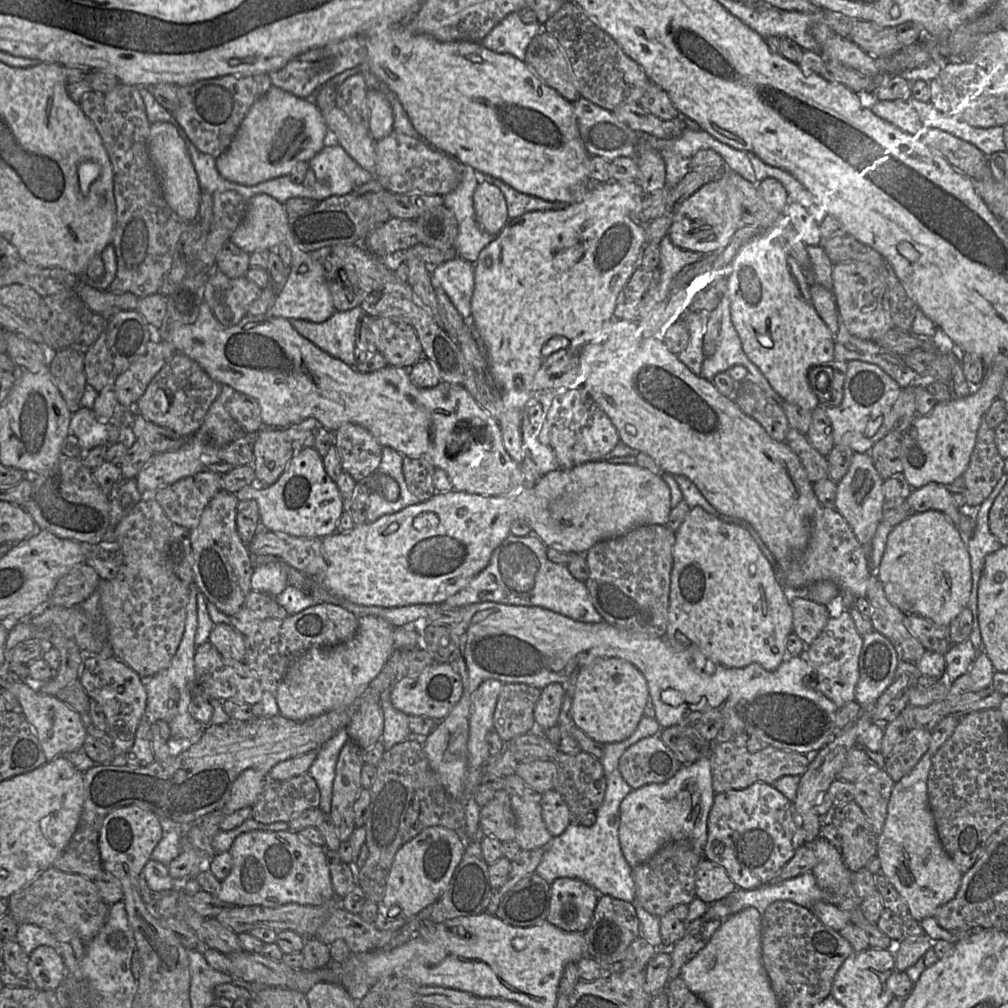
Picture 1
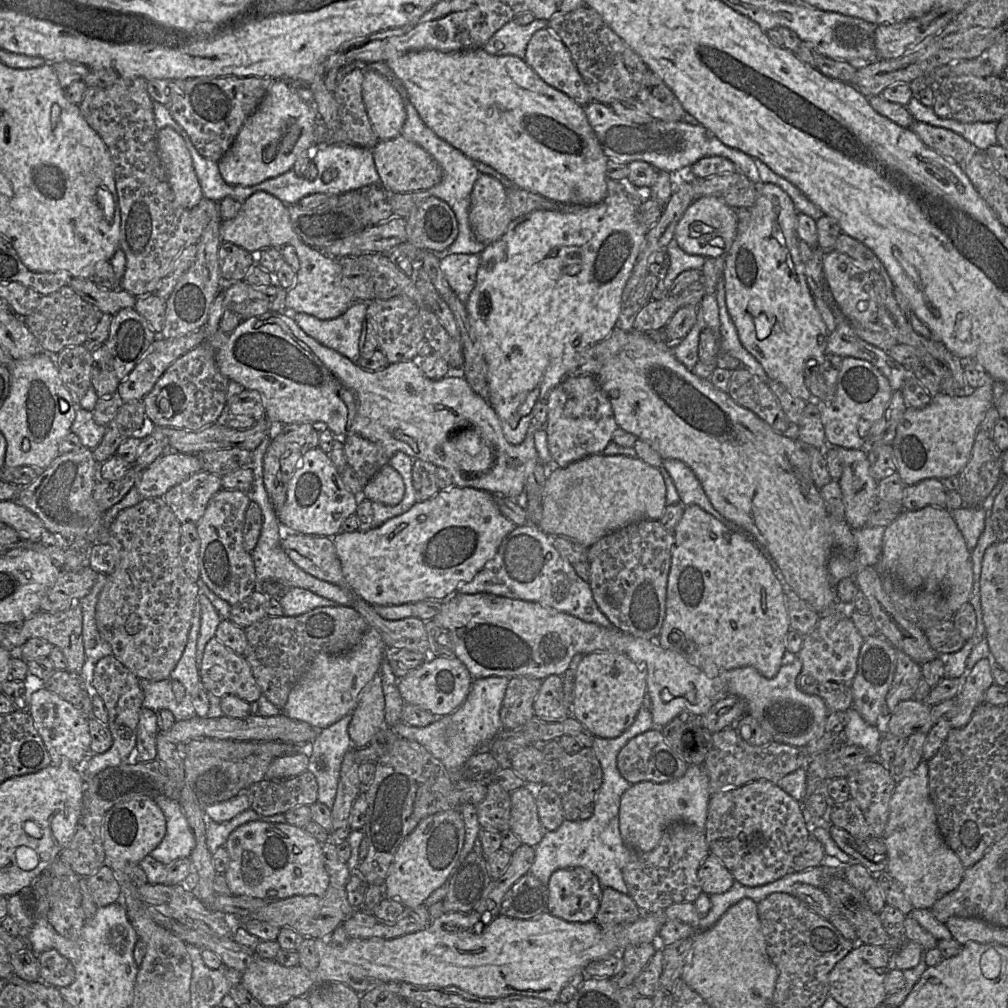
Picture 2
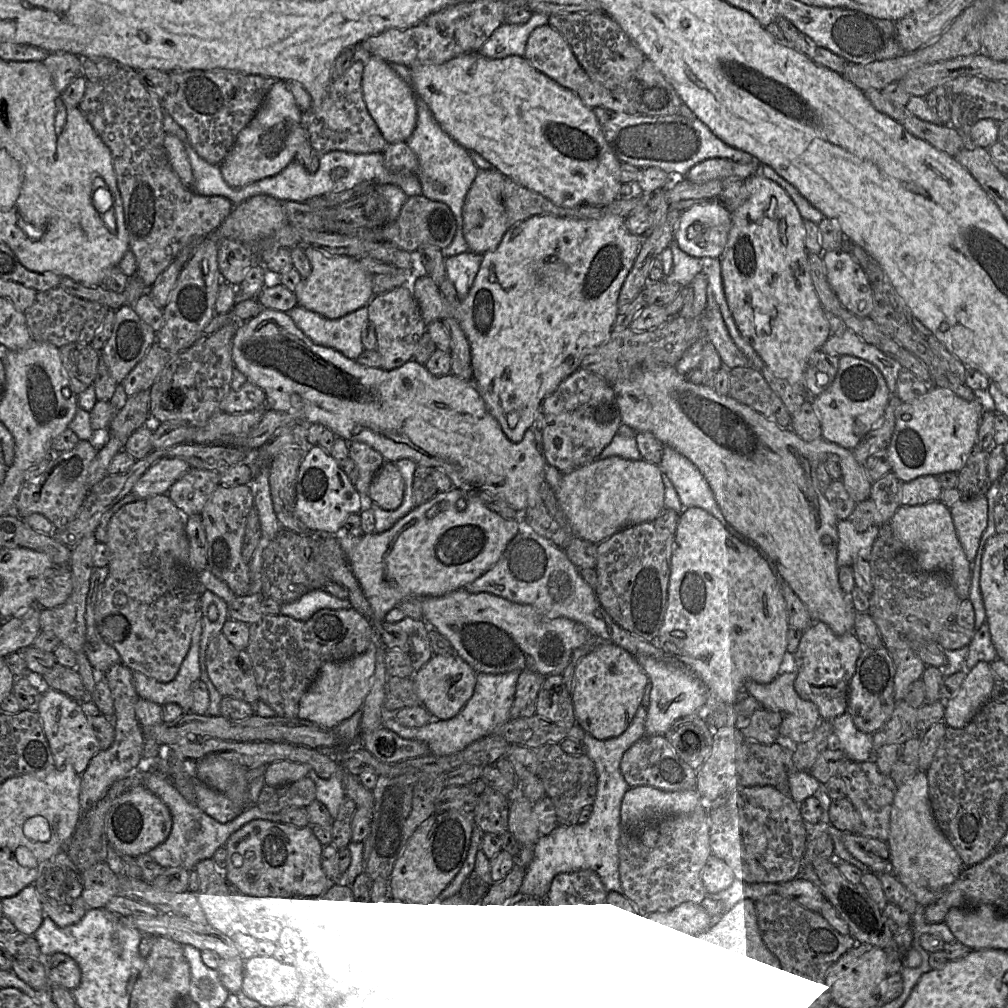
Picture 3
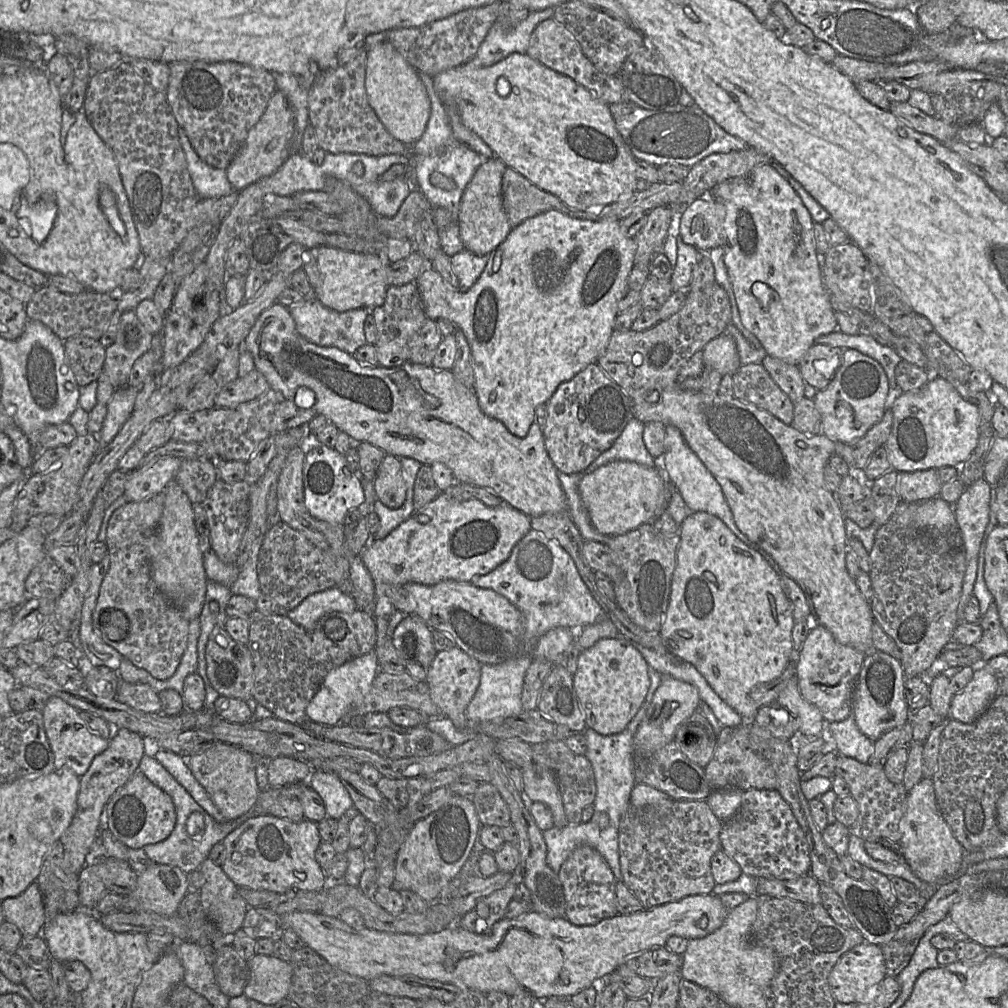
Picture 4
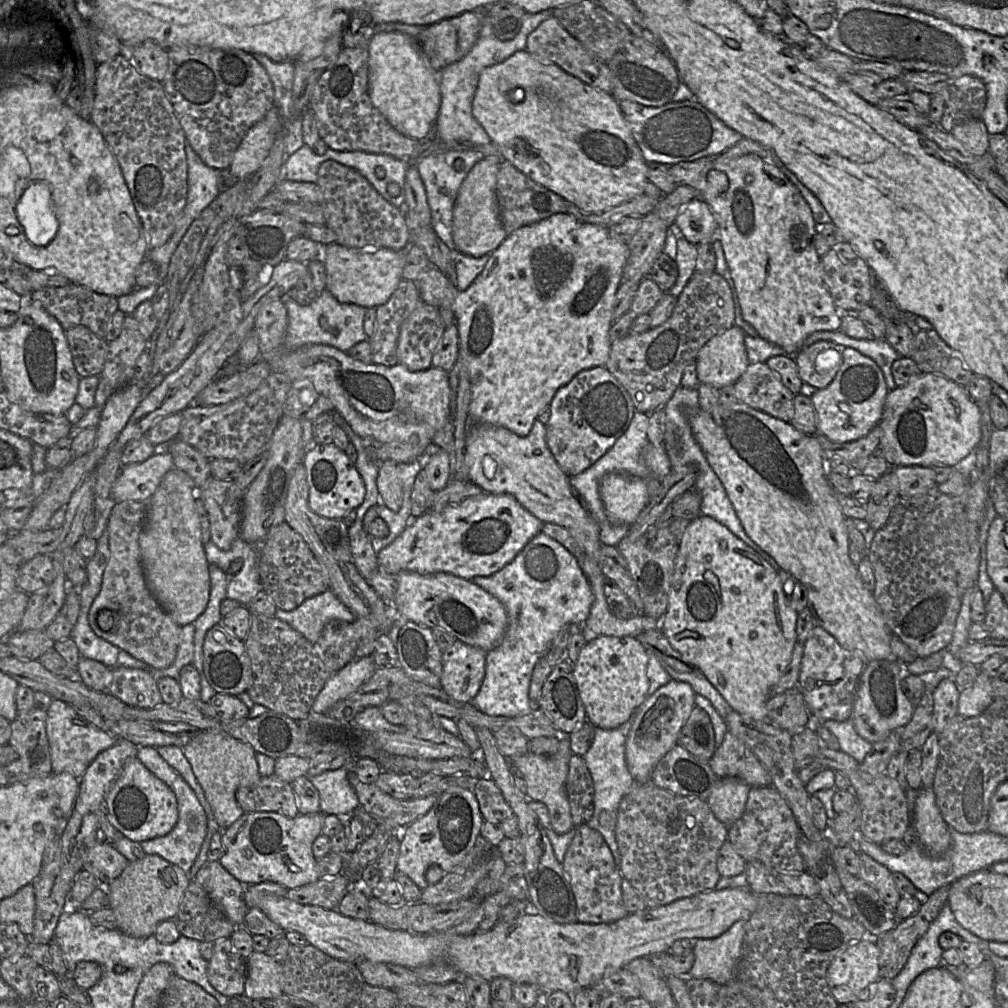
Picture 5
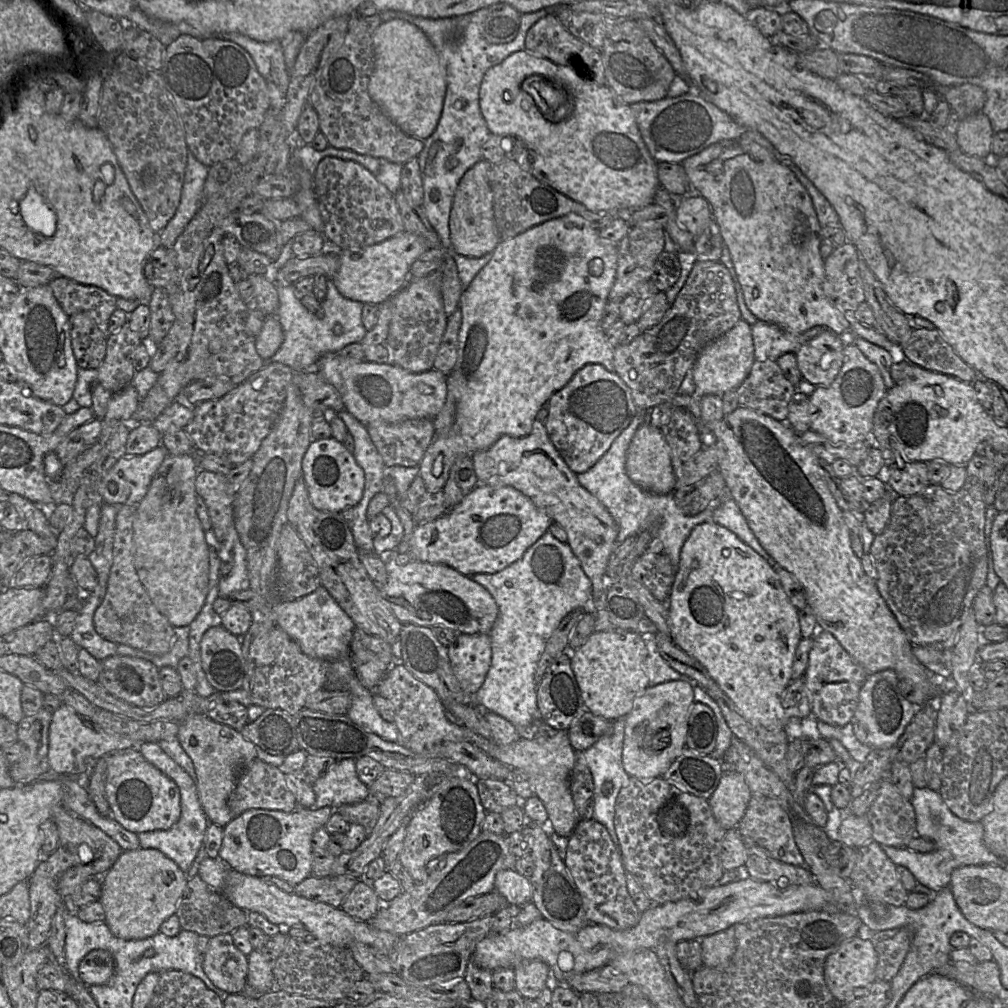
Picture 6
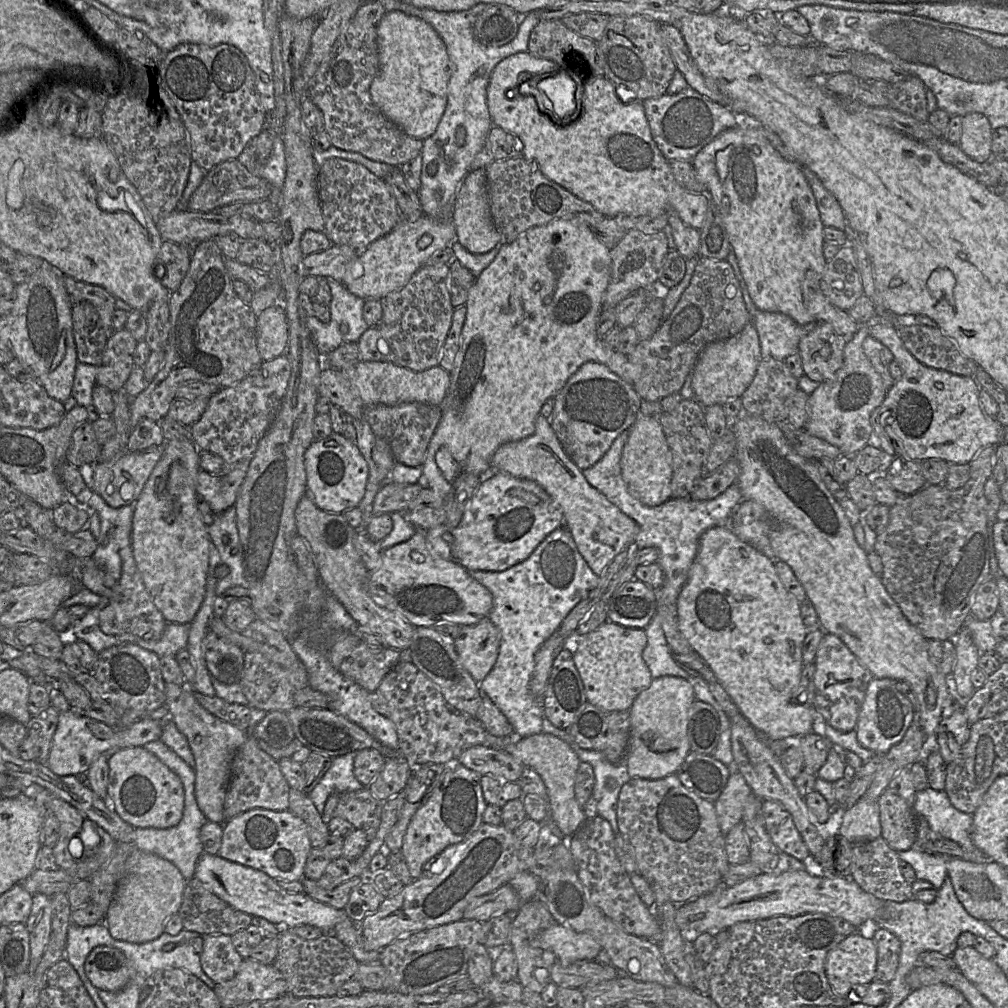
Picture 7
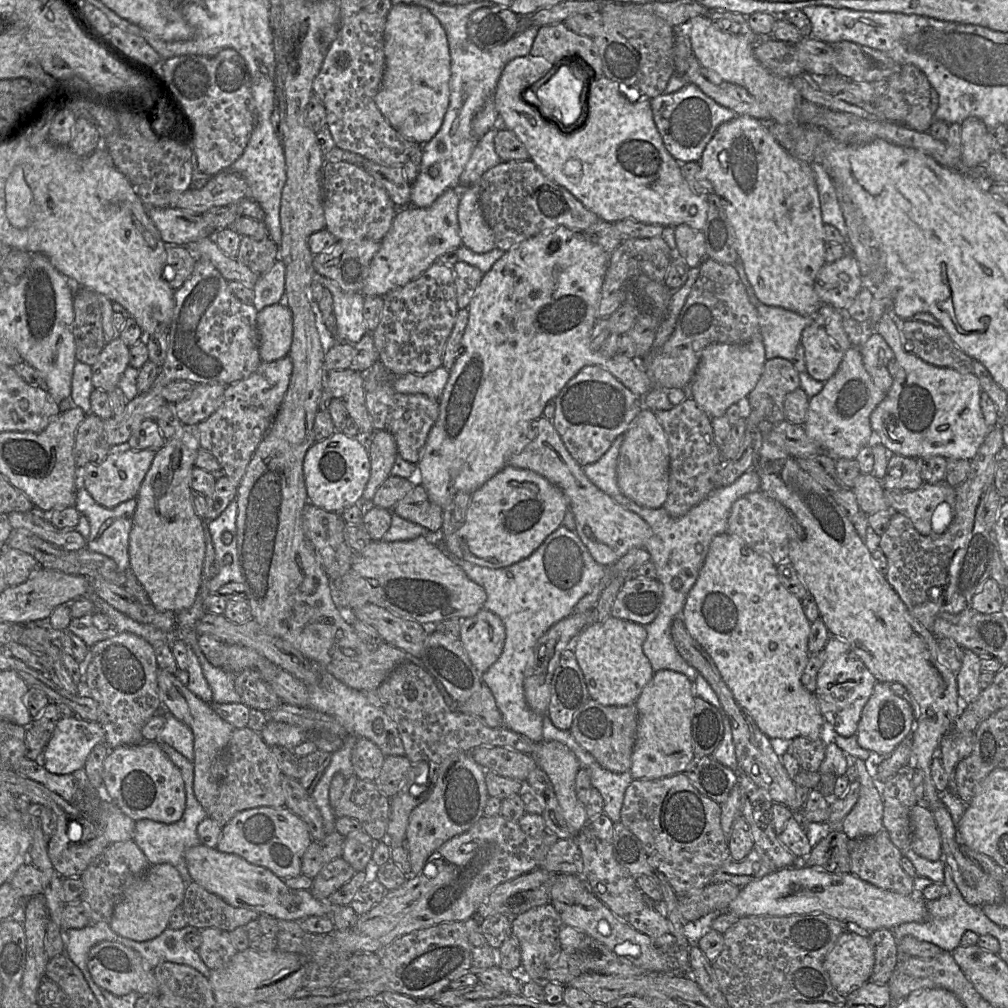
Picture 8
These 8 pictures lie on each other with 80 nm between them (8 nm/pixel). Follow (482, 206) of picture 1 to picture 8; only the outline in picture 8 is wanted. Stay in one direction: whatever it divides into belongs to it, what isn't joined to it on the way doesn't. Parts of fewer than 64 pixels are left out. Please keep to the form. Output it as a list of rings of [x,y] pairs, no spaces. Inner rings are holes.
[[[477,184],[460,190],[457,216],[462,245],[478,254],[496,248],[494,233],[481,209]]]

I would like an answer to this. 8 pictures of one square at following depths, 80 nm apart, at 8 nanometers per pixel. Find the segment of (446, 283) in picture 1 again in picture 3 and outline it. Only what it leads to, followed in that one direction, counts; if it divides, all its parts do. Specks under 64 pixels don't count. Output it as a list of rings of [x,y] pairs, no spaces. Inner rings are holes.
[[[467,251],[445,259],[445,271],[461,300],[468,296],[483,260],[483,254]]]

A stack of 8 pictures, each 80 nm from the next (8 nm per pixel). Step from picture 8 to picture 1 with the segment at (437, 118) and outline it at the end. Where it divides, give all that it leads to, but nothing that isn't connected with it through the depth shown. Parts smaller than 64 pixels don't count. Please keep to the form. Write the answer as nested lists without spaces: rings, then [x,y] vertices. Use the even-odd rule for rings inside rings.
[[[368,89],[367,102],[370,111],[369,132],[375,141],[382,140],[394,131],[393,110],[383,93]]]

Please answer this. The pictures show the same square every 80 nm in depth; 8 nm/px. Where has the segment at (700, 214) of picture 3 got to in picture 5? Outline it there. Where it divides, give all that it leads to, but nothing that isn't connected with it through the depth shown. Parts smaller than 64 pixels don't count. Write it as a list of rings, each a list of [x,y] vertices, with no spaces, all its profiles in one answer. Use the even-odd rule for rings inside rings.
[[[700,197],[690,201],[677,215],[675,223],[690,243],[711,243],[718,238],[718,224],[709,205]]]

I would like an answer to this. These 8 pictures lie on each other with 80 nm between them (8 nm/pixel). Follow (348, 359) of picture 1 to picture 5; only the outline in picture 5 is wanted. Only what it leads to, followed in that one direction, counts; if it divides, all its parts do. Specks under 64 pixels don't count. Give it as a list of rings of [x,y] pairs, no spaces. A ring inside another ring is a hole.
[[[328,290],[317,294],[312,303],[306,306],[298,304],[287,294],[281,296],[280,299],[285,304],[288,314],[288,326],[284,341],[284,345],[288,350],[294,350],[308,344],[323,344],[335,347],[346,353],[346,351],[357,343],[368,339],[363,327],[367,308],[353,303],[340,303]],[[333,329],[338,330],[337,335],[333,334]]]

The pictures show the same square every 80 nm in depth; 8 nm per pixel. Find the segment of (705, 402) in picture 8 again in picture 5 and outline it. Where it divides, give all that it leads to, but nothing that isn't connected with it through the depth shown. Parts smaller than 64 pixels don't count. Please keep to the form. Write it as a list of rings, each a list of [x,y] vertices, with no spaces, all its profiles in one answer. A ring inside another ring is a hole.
[[[734,325],[705,343],[696,357],[696,372],[700,383],[718,389],[734,385],[750,364],[745,335],[742,328]]]

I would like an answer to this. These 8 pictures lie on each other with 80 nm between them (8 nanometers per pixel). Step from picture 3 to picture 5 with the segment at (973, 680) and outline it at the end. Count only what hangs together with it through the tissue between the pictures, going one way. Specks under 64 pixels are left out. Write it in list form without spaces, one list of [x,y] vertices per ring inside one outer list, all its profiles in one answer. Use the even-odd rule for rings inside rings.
[[[980,671],[973,685],[960,692],[958,715],[975,717],[982,714],[994,701],[991,678]]]

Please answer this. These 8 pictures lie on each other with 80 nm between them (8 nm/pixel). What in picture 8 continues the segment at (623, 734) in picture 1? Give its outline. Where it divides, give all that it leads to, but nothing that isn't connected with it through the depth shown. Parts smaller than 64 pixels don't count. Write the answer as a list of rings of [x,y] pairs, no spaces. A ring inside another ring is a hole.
[[[609,615],[604,621],[593,623],[588,625],[575,639],[573,643],[574,647],[574,654],[576,657],[576,660],[578,662],[579,667],[581,668],[581,671],[583,673],[583,677],[585,680],[585,684],[587,687],[587,691],[589,694],[590,699],[598,702],[601,705],[604,706],[626,706],[632,703],[635,703],[637,698],[640,696],[643,688],[652,680],[654,676],[654,671],[651,666],[651,663],[649,659],[646,657],[646,655],[643,653],[643,643],[645,642],[647,638],[647,632],[644,626],[634,623],[627,620],[622,620],[618,618],[614,618],[611,615]]]

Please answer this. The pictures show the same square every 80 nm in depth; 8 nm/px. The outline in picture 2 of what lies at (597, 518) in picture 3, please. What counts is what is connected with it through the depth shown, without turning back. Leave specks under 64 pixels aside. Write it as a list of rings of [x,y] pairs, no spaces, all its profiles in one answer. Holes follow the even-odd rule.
[[[601,453],[549,472],[542,494],[542,518],[537,526],[549,536],[568,537],[589,548],[601,538],[630,524],[660,520],[666,506],[666,486],[659,469],[638,457],[606,456]]]

